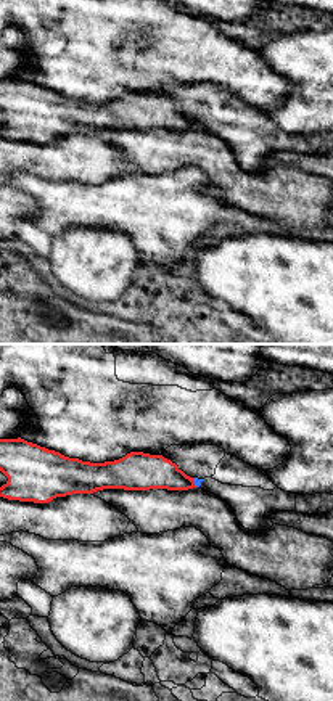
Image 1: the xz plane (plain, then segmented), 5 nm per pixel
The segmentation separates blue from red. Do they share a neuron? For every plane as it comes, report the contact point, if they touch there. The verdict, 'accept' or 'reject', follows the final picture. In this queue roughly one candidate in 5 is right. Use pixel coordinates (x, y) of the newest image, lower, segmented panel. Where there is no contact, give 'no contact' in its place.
contact (195, 483)

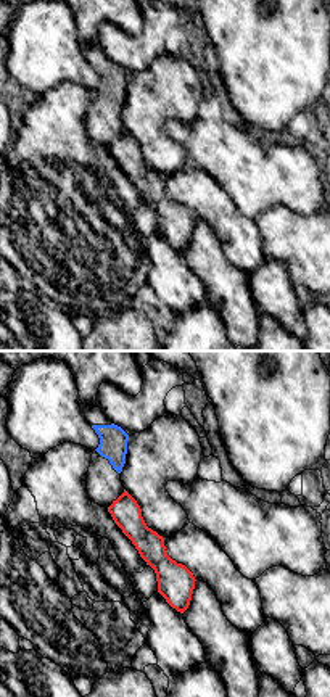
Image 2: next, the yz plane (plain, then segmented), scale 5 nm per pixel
no contact

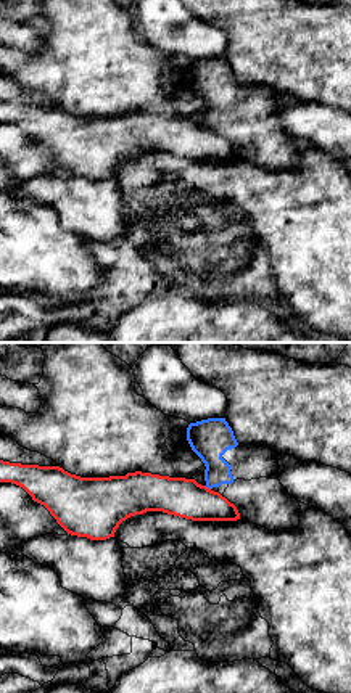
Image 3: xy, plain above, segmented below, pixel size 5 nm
contact (208, 487)

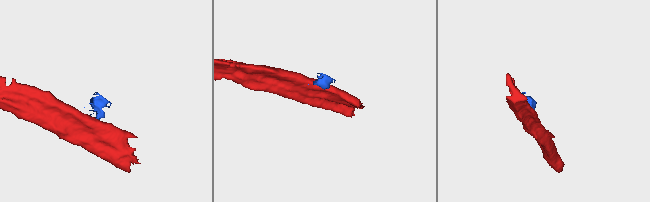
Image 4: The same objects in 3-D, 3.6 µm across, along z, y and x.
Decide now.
reject

